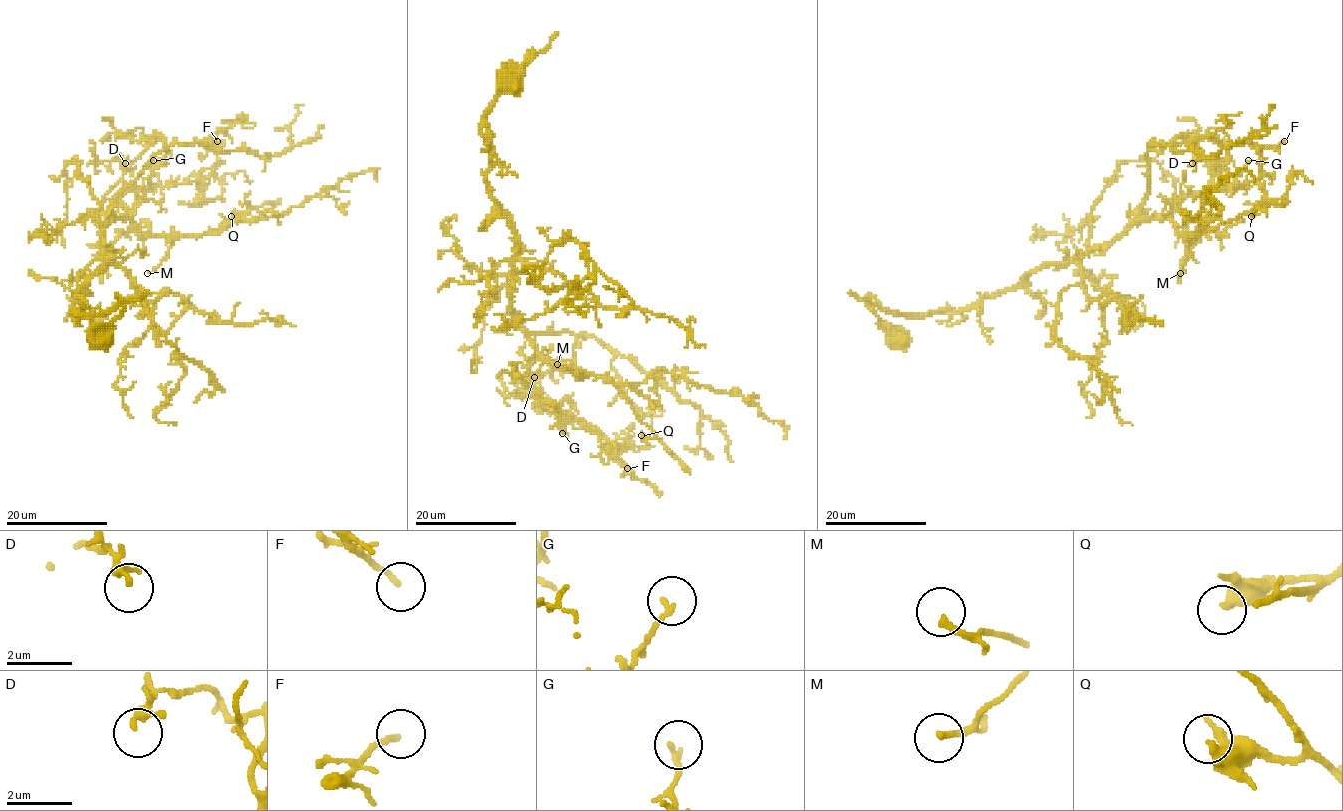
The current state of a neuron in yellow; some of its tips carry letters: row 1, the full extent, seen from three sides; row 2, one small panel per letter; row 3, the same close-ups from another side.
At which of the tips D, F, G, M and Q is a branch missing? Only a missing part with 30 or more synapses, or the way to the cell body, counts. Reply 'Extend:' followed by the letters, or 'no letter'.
Extend: no letter

